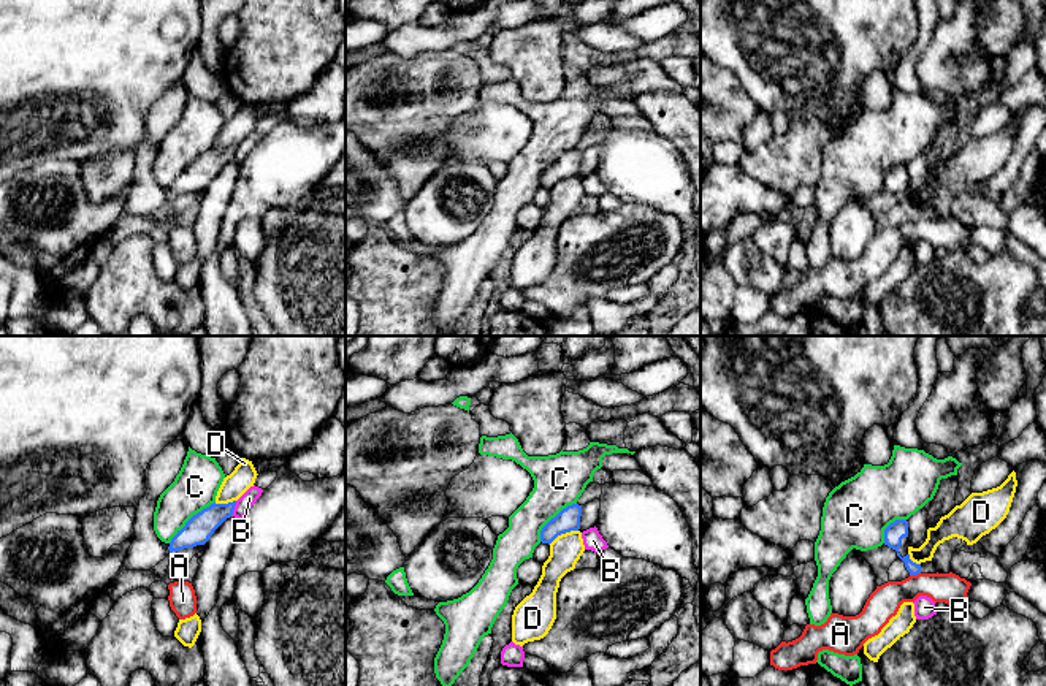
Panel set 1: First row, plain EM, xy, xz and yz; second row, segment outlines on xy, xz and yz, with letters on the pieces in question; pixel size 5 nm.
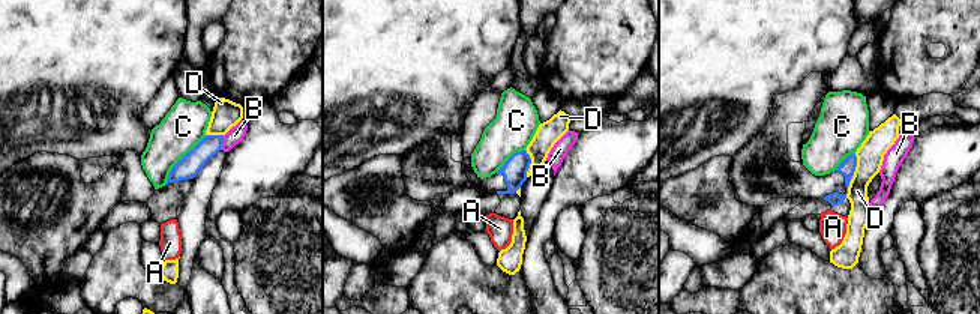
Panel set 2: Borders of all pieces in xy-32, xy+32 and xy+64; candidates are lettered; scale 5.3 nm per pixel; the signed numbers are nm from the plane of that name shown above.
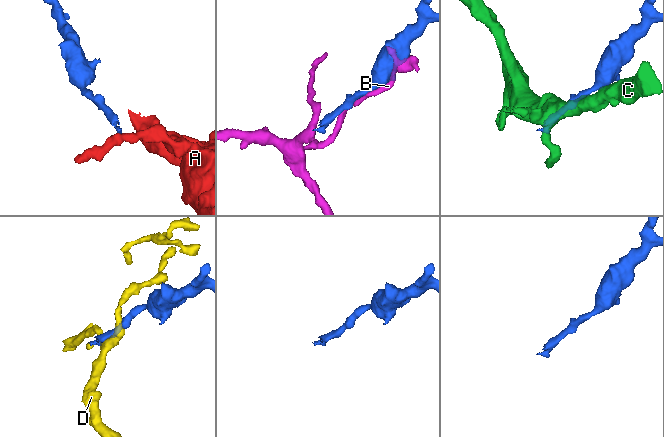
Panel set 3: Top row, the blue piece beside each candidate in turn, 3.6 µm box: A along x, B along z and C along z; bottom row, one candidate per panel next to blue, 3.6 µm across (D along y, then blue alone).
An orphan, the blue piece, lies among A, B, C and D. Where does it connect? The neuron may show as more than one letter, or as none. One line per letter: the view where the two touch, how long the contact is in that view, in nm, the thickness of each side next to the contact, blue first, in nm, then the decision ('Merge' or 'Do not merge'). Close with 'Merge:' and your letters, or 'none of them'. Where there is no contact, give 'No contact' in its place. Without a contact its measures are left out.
A: Touches blue in yz. Shared border 60 nm. Thickness 100 nm (blue) against 160 nm. Do not merge
B: Touches blue in xy. Shared border 90 nm. Thickness 140 nm (blue) against 80 nm. Do not merge
C: Touches blue in xy. Shared border 320 nm. Thickness 140 nm (blue) against 220 nm. Do not merge
D: Touches blue in xz. Shared border 170 nm. Thickness 120 nm (blue) against 160 nm. Do not merge
Merge: none of them

